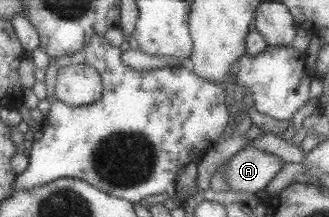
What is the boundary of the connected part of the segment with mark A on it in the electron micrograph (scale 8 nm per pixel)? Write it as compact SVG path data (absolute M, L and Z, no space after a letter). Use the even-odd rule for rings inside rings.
M245 147L227 160L225 181L229 190L249 195L263 194L269 180L285 164L277 155Z

